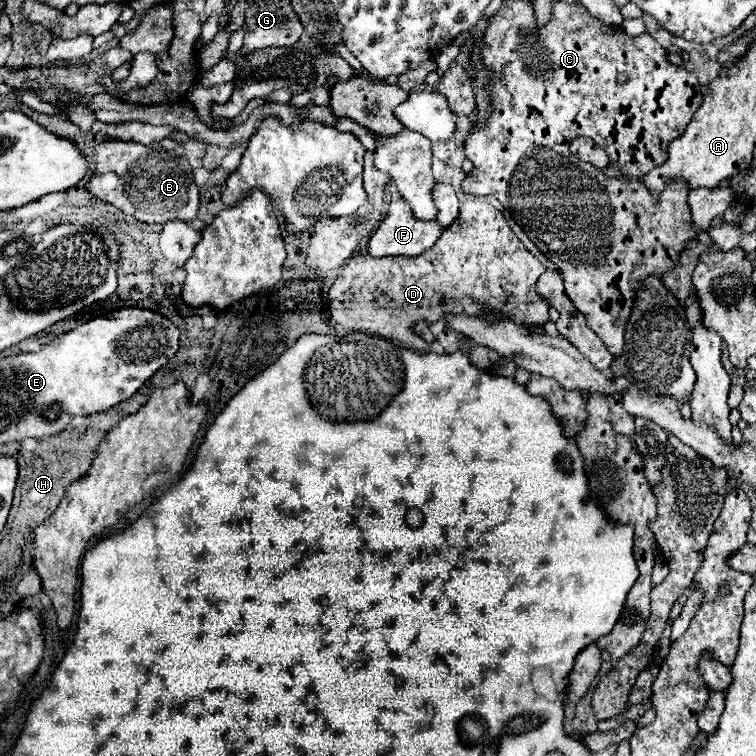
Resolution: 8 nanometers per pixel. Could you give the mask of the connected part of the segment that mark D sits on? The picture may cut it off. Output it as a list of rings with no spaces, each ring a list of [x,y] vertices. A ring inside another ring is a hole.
[[[468,200],[460,204],[460,216],[438,242],[416,258],[352,256],[328,290],[330,314],[346,330],[384,336],[422,352],[424,340],[412,332],[414,324],[432,324],[446,314],[482,316],[492,308],[516,324],[546,324],[548,302],[536,290],[536,280],[544,270],[510,230],[500,210],[484,200]]]

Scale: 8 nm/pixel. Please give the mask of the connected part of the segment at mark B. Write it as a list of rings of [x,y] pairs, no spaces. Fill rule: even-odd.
[[[122,140],[98,142],[94,152],[96,152],[96,158],[94,158],[96,172],[90,176],[90,180],[86,184],[88,192],[94,198],[114,204],[124,214],[130,214],[140,222],[144,222],[144,218],[146,218],[144,212],[160,212],[164,218],[164,224],[170,220],[180,220],[182,212],[178,212],[178,210],[196,210],[196,218],[198,218],[200,192],[198,192],[198,186],[194,184],[192,168],[184,156],[176,156],[176,154],[172,154],[172,150],[164,150],[160,146],[142,146],[136,142],[122,142]]]

